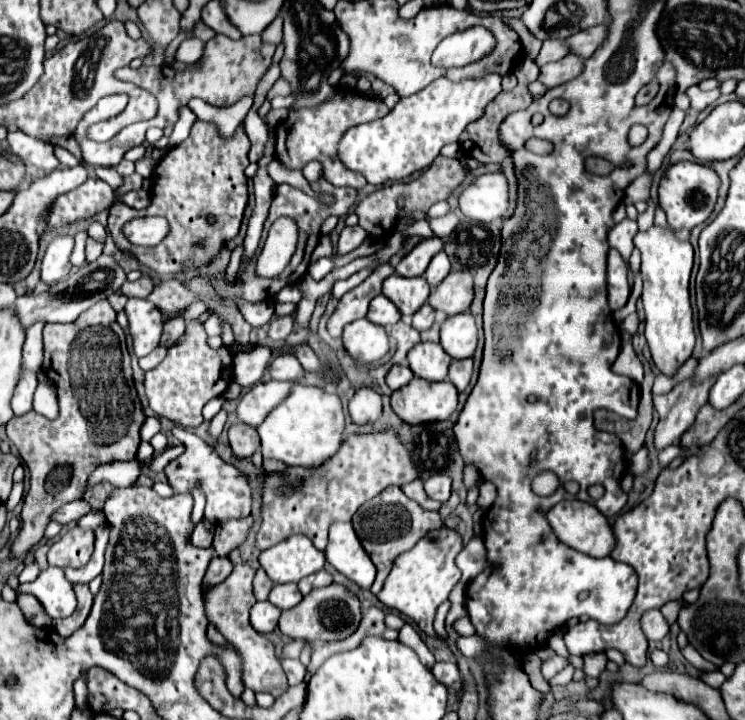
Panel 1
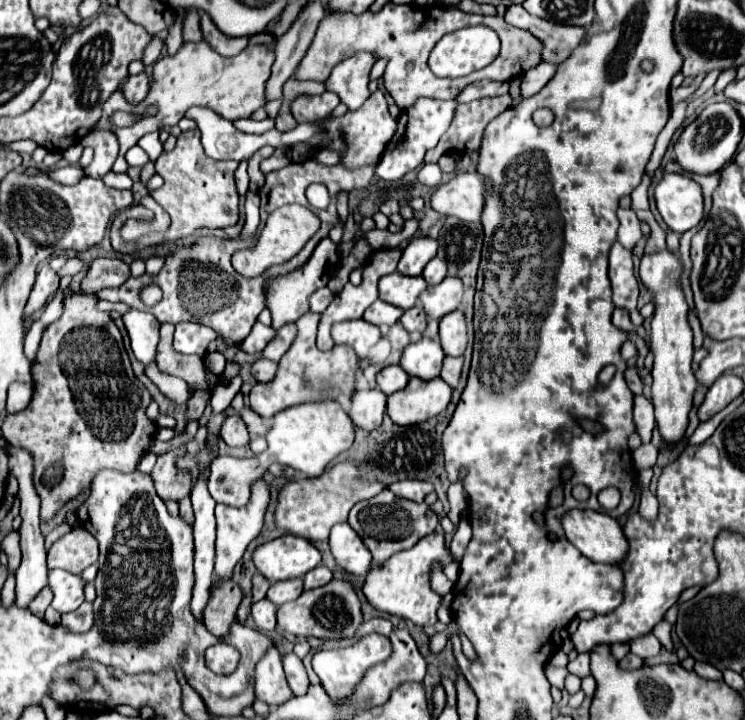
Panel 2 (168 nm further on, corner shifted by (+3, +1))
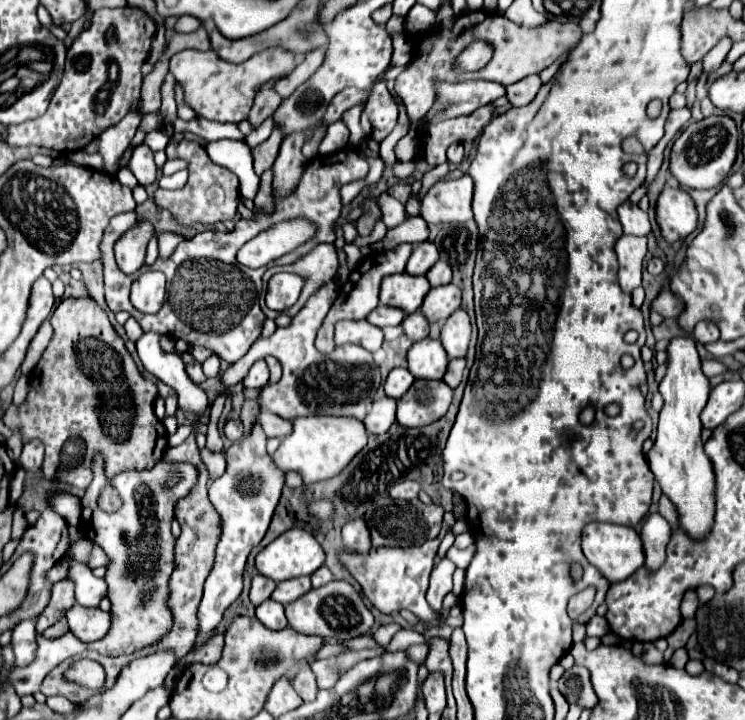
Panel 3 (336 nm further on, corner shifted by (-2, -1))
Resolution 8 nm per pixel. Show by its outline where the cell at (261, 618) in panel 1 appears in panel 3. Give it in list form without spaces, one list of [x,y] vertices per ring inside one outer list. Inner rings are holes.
[[[268,599],[262,605],[256,607],[256,617],[272,631],[280,631],[286,627],[286,615],[284,615],[284,605]]]

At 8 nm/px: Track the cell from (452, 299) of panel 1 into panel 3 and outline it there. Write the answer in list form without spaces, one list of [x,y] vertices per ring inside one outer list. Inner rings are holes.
[[[448,283],[448,285],[430,289],[428,295],[424,297],[424,303],[420,309],[430,323],[432,321],[442,323],[460,307],[460,301],[462,301],[460,287],[456,287],[454,283]]]

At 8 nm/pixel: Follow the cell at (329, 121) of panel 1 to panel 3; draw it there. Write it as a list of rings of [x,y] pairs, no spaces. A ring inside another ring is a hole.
[[[384,81],[372,87],[372,93],[362,111],[362,119],[368,121],[372,129],[380,129],[386,135],[394,129],[396,119],[398,119],[398,105],[394,103]]]

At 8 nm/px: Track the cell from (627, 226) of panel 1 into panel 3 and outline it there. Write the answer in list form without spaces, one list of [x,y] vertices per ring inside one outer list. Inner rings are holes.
[[[630,201],[618,207],[618,217],[624,227],[624,235],[648,235],[652,231],[648,215],[640,211],[638,205],[632,205]]]

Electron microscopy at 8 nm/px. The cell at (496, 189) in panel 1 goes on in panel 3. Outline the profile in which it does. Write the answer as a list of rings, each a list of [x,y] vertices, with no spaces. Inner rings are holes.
[[[470,175],[454,181],[438,181],[424,195],[420,215],[426,223],[466,223],[474,219],[472,195],[474,181]]]

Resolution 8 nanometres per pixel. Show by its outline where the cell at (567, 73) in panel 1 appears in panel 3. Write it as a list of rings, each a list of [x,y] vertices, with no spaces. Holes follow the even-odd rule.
[[[530,75],[530,77],[524,77],[520,83],[508,85],[506,87],[506,97],[514,107],[522,107],[522,105],[528,105],[536,97],[540,87],[542,87],[540,77]]]

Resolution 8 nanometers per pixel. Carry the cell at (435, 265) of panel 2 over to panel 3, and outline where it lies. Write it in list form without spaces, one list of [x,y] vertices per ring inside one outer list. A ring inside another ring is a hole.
[[[438,261],[428,273],[426,273],[428,281],[432,287],[440,287],[440,285],[446,285],[452,281],[452,269],[448,267],[448,263],[444,261]]]

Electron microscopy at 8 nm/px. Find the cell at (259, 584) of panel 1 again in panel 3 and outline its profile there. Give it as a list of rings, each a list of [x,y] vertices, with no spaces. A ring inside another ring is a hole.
[[[256,575],[256,577],[252,579],[250,601],[252,601],[254,605],[260,605],[262,601],[270,599],[270,595],[272,595],[274,587],[276,587],[276,583],[274,583],[272,579],[268,579],[268,577],[264,577],[264,575]]]

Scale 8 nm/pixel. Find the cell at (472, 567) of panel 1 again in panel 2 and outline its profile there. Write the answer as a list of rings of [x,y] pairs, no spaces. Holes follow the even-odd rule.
[[[463,519],[459,525],[457,525],[457,529],[455,529],[455,535],[453,535],[453,539],[451,539],[451,545],[453,545],[453,555],[457,555],[457,561],[461,561],[461,557],[463,557],[463,553],[465,553],[465,549],[467,549],[467,545],[469,545],[469,541],[471,541],[471,527],[469,527],[469,523]]]

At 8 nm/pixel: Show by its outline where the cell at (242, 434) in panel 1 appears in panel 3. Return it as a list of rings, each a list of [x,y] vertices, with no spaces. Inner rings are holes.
[[[228,419],[226,427],[224,427],[224,435],[226,435],[232,443],[240,441],[240,439],[244,437],[244,425],[242,425],[242,421],[240,421],[240,419]]]

